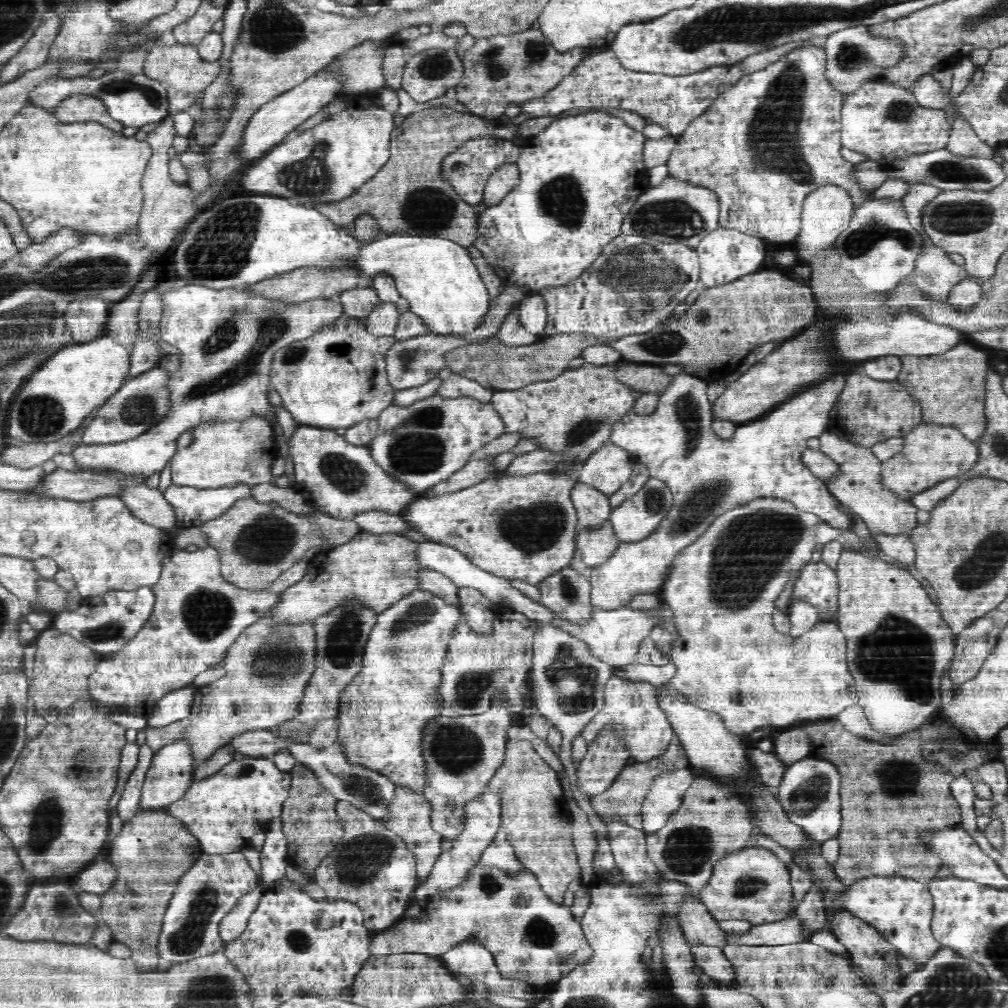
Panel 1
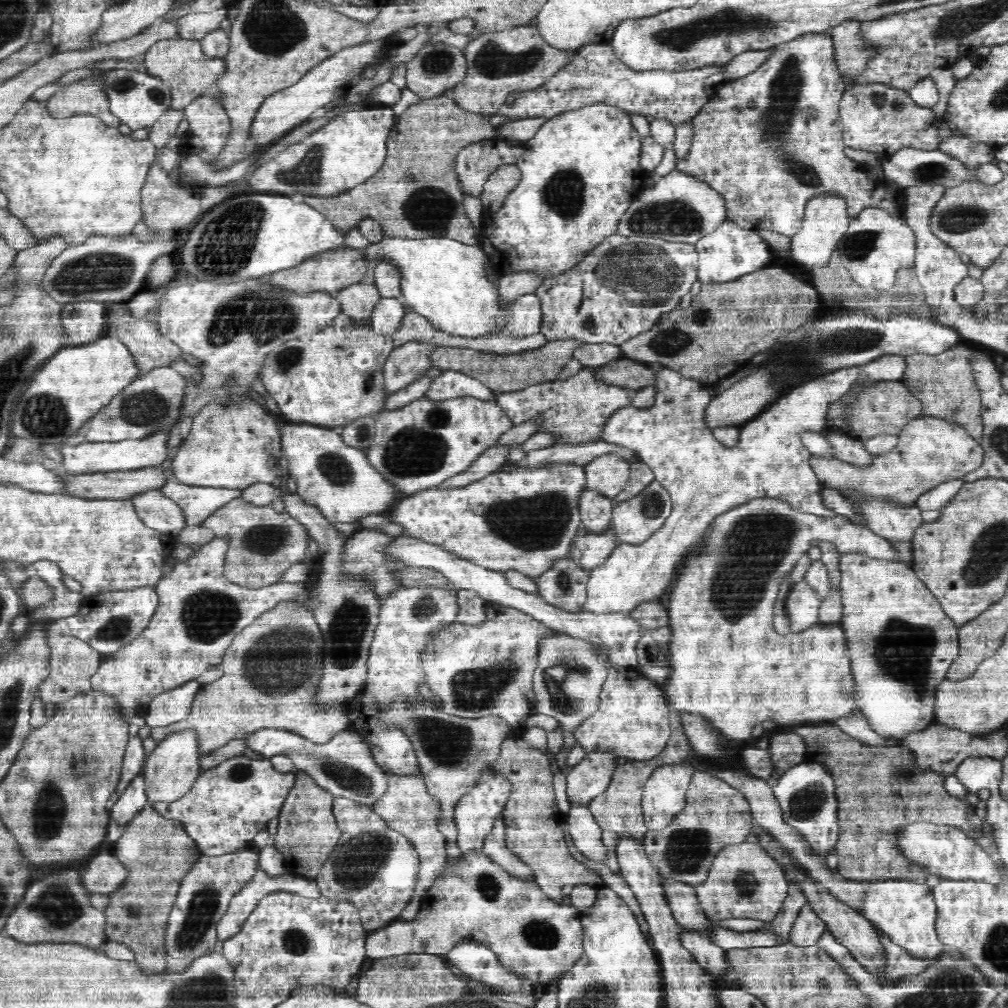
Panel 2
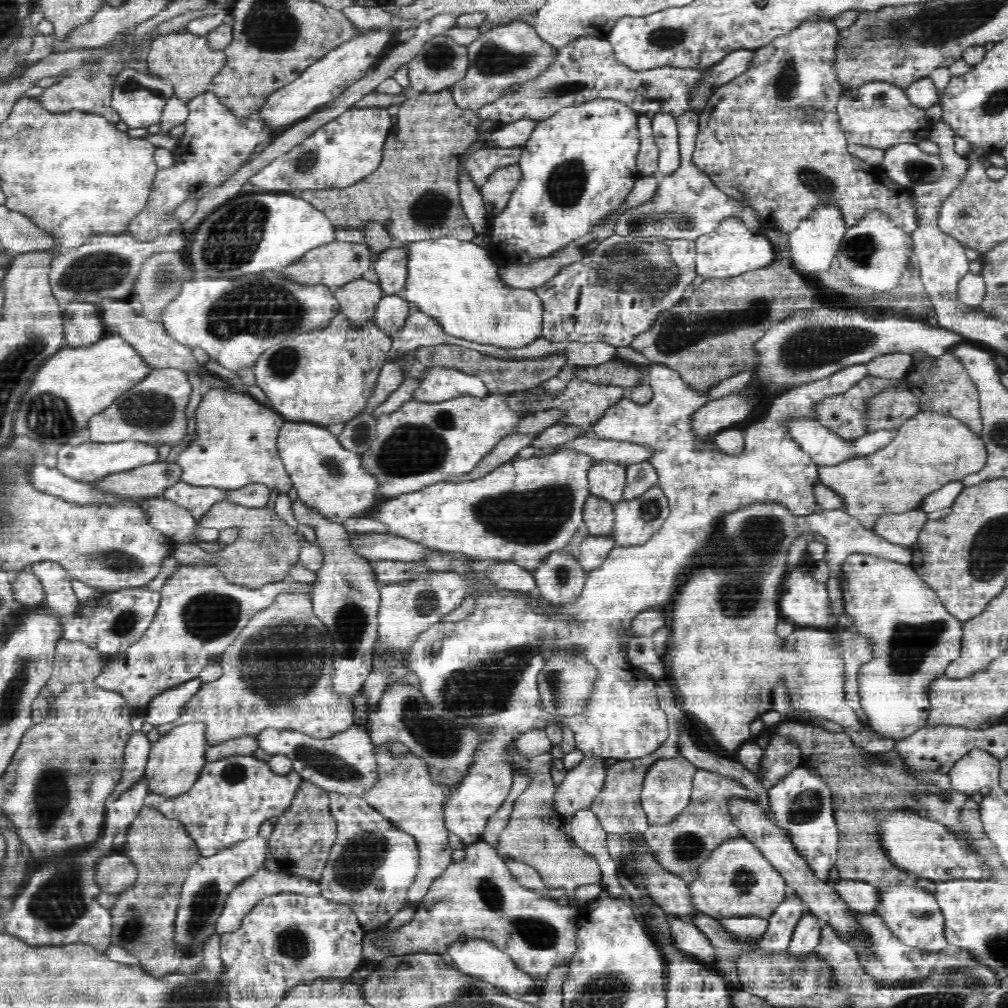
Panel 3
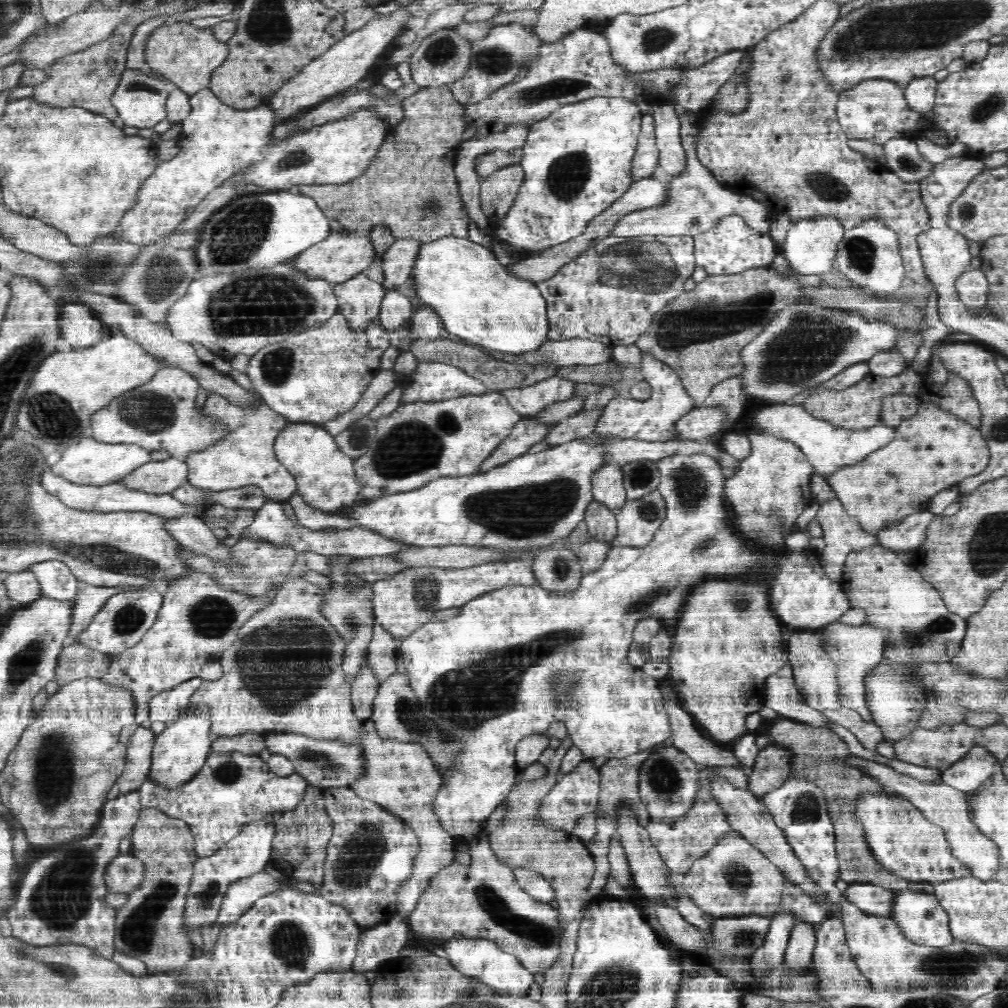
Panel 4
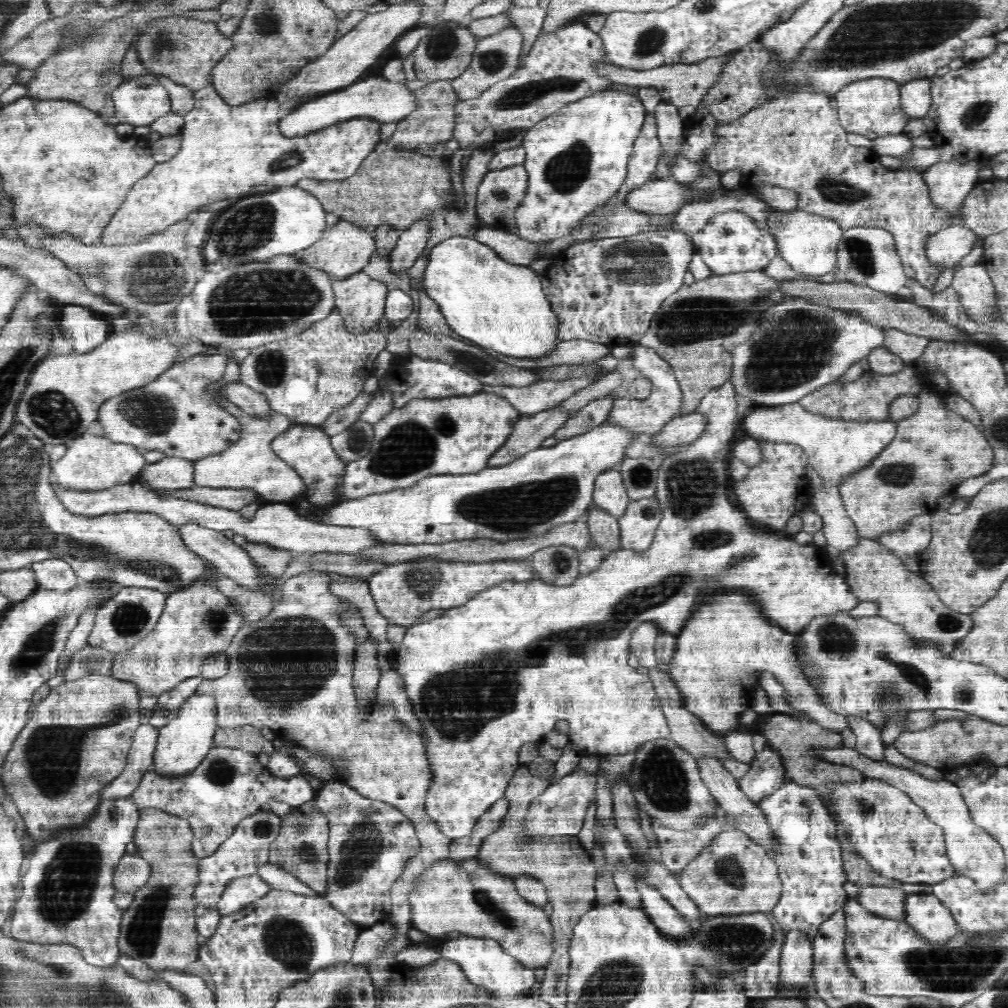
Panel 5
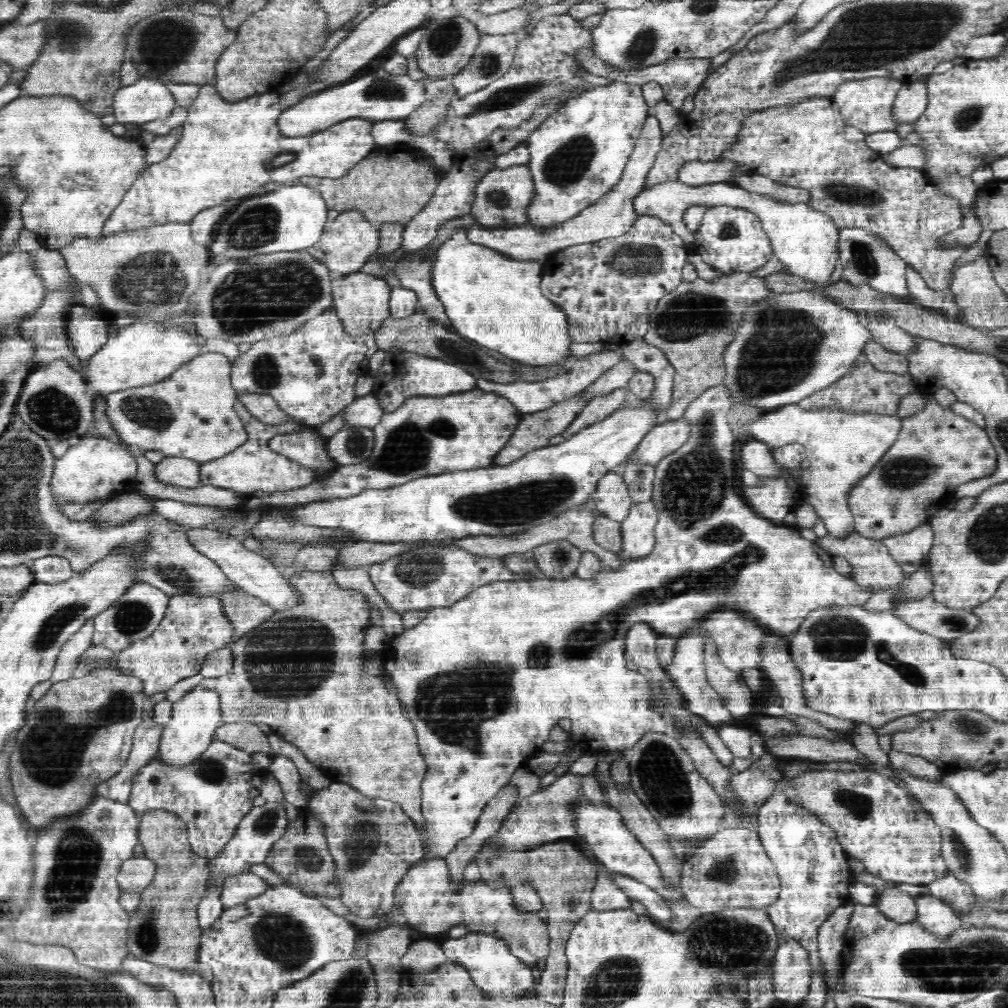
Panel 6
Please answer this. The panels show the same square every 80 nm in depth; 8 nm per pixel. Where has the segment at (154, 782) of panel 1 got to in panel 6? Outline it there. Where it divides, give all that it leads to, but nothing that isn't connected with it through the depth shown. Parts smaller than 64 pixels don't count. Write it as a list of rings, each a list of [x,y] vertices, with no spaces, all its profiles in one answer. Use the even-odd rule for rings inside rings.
[[[201,683],[190,688],[180,700],[173,703],[171,717],[165,724],[159,744],[158,755],[170,764],[190,764],[200,756],[215,736],[215,730],[223,723],[222,701],[220,693],[206,688]]]

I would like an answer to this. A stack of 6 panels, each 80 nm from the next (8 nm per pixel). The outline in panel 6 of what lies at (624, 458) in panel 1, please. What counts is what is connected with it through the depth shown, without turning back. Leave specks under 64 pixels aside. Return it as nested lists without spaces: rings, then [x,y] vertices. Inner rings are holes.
[[[613,470],[600,479],[590,497],[599,516],[620,524],[628,518],[634,503],[622,473]]]

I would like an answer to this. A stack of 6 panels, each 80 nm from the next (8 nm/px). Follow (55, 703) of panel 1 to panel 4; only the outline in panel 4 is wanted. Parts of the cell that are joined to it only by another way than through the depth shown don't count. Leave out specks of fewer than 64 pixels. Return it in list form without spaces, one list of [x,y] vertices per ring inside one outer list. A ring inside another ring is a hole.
[[[84,643],[67,644],[59,659],[56,680],[60,686],[84,676],[103,677],[110,662],[112,664],[109,653],[94,650]]]

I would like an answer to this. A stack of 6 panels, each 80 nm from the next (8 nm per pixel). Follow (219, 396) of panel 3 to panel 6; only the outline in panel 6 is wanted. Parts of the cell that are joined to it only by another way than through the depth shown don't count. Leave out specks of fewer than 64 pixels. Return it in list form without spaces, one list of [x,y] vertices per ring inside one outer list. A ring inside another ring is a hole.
[[[237,401],[233,410],[242,422],[245,432],[248,433],[247,441],[236,452],[208,463],[202,463],[202,484],[216,486],[230,490],[243,497],[250,497],[256,490],[267,493],[292,490],[310,484],[317,478],[317,468],[302,465],[300,461],[290,459],[281,453],[269,448],[269,440],[276,435],[301,435],[304,430],[300,424],[286,424],[286,426],[270,426],[262,423],[256,416],[250,413],[248,406]]]

